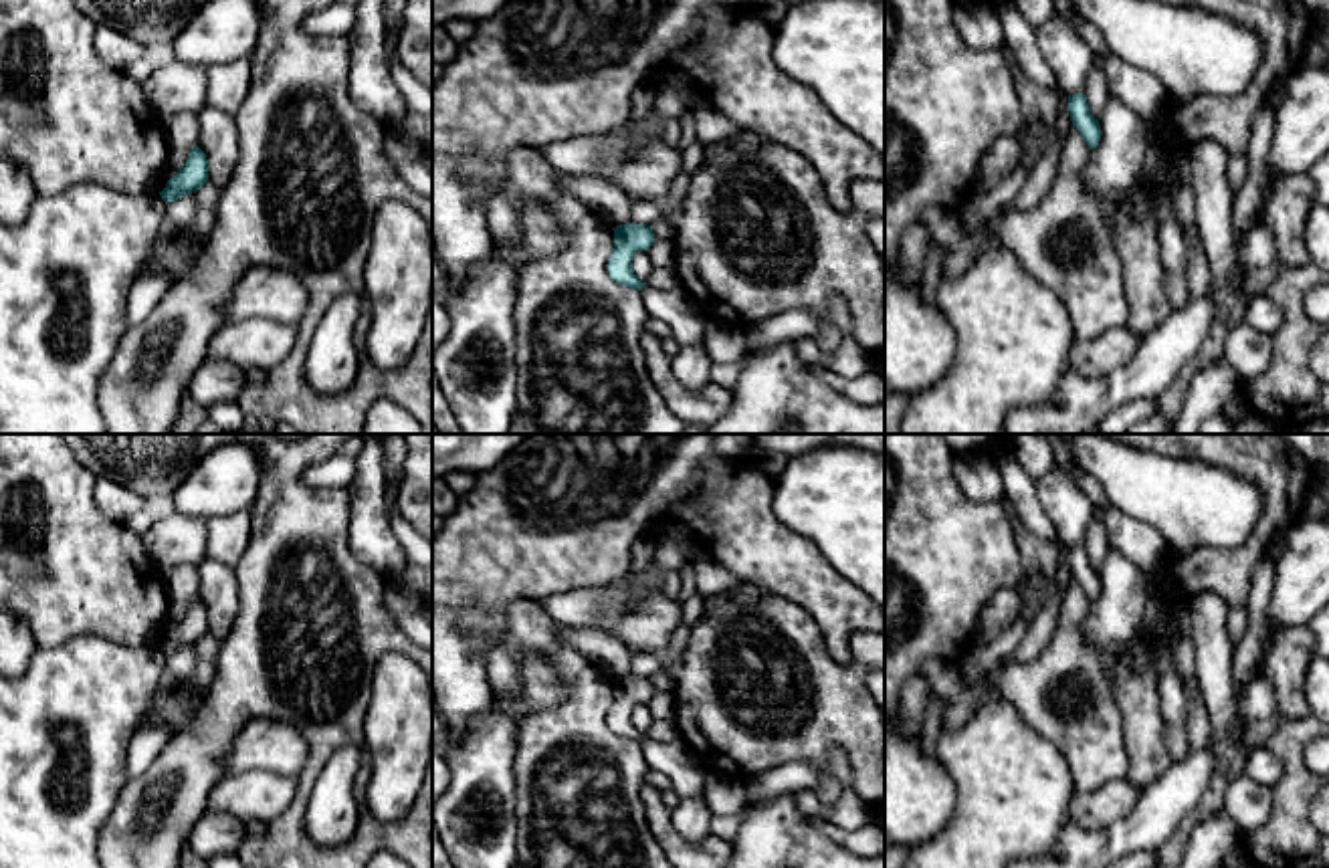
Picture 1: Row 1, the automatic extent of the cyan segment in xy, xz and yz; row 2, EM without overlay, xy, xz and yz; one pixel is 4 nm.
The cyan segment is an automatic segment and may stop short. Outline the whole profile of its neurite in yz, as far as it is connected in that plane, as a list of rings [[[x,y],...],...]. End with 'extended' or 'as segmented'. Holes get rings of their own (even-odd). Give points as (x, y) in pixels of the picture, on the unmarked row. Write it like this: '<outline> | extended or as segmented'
[[[1085,545],[1068,547],[1068,563],[1072,579],[1077,579],[1087,593],[1089,602],[1095,602],[1101,593],[1101,577],[1099,571],[1091,567]]] | as segmented

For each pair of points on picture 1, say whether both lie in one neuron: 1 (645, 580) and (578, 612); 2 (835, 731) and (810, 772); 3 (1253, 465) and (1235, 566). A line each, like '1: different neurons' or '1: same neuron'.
1: same neuron
2: different neurons
3: same neuron

